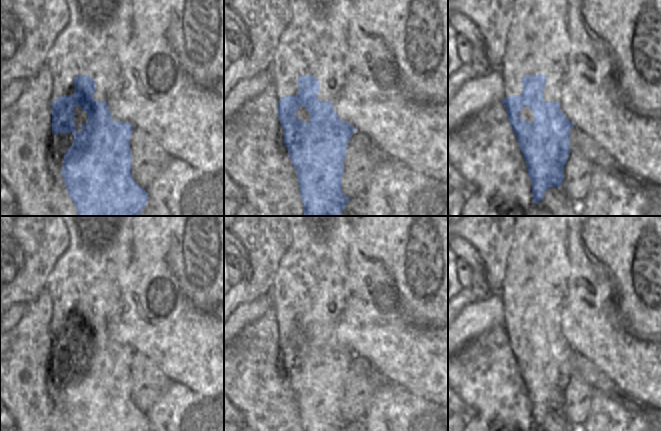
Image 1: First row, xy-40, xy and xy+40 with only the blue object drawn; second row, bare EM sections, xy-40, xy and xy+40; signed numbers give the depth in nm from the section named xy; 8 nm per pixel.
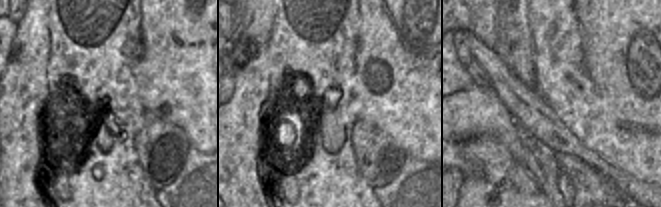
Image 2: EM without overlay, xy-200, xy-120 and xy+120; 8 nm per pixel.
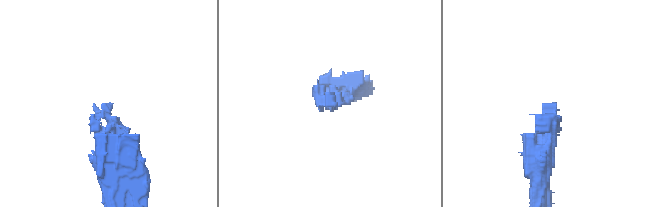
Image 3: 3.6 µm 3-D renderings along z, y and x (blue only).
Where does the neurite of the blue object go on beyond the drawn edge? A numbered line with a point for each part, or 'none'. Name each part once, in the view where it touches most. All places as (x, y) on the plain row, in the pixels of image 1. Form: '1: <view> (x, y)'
1: xy-40 (99, 247)

